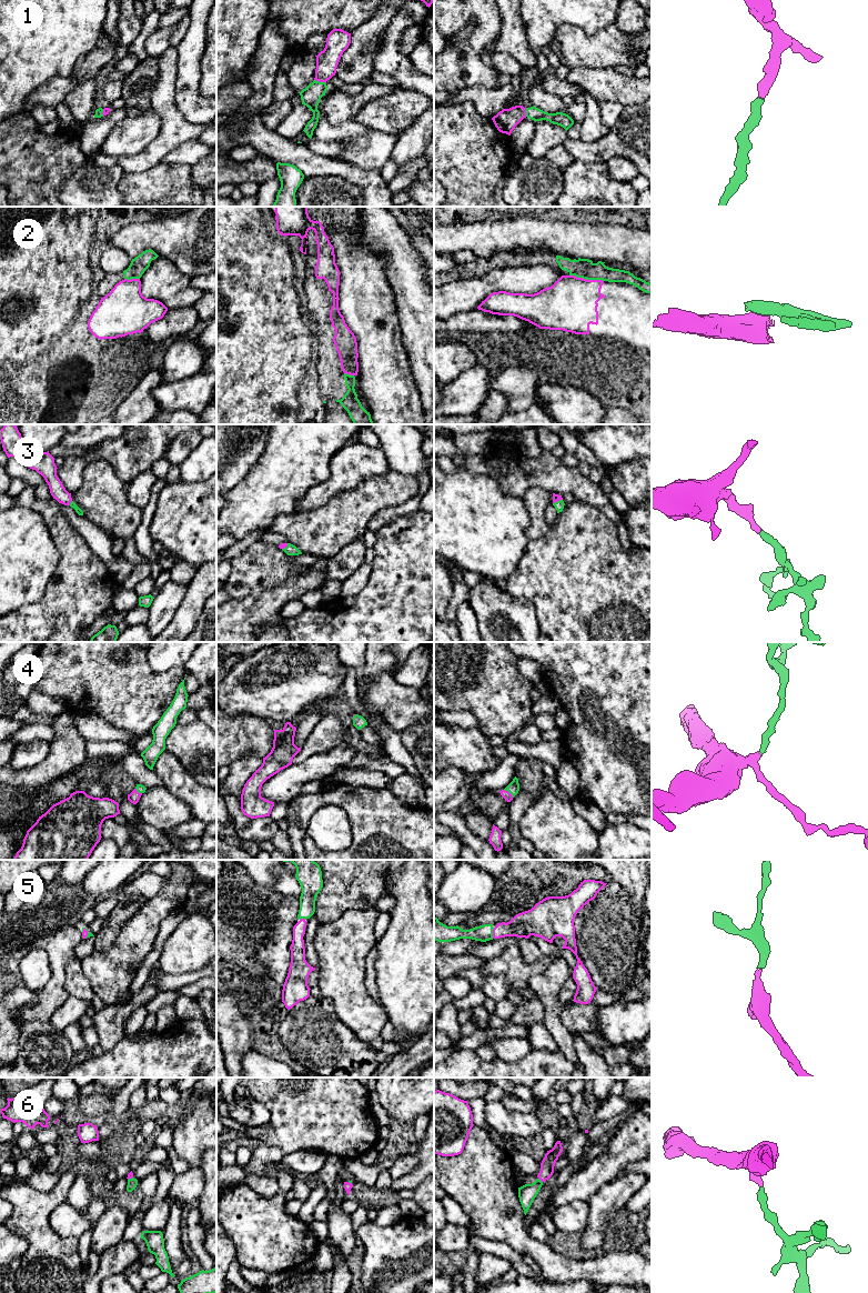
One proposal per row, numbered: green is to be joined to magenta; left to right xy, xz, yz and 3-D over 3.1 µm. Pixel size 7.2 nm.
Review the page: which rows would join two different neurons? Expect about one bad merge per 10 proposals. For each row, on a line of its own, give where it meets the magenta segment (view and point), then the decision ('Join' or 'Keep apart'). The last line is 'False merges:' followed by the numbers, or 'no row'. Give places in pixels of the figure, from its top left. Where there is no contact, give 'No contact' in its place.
1: Touches magenta at xz (320, 81). Join
2: Touches magenta at yz (585, 279). Keep apart
3: Touches magenta at xy (70, 502). Join
4: Touches magenta at yz (508, 792). Join
5: Touches magenta at yz (493, 933). Join
6: Touches magenta at yz (540, 1179). Join
False merges: 2

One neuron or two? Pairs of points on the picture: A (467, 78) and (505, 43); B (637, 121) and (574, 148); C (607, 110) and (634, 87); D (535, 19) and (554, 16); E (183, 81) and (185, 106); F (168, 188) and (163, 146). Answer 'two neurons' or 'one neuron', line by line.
A: two neurons
B: one neuron
C: two neurons
D: one neuron
E: one neuron
F: two neurons

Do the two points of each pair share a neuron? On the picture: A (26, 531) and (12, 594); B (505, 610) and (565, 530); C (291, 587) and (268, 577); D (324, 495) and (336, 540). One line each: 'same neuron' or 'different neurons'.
A: same neuron
B: different neurons
C: different neurons
D: different neurons

